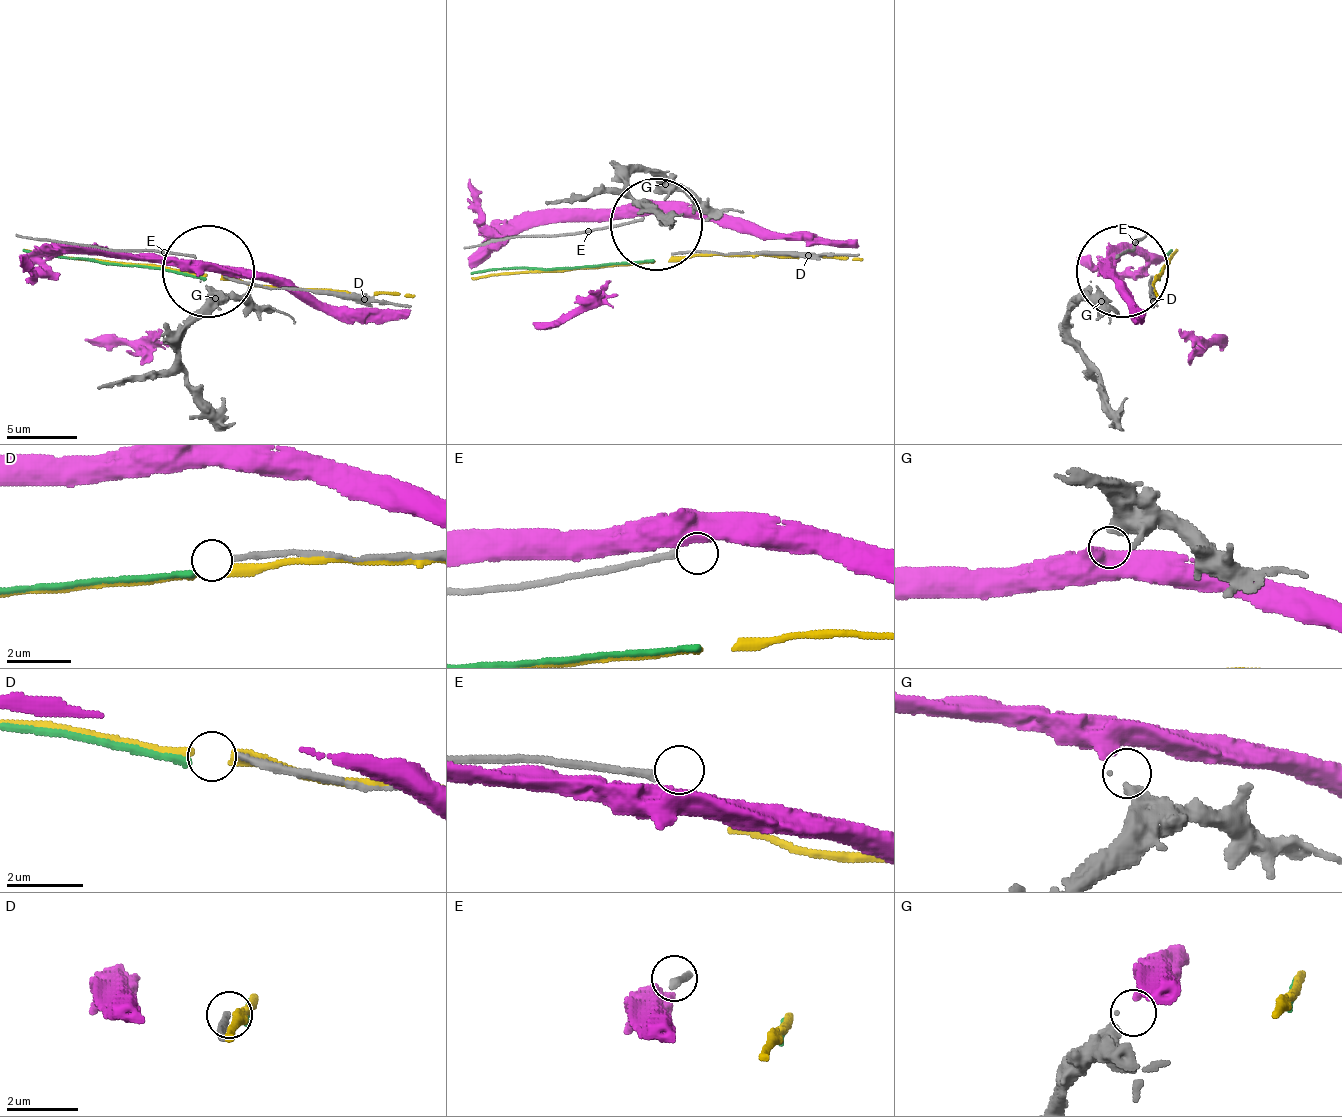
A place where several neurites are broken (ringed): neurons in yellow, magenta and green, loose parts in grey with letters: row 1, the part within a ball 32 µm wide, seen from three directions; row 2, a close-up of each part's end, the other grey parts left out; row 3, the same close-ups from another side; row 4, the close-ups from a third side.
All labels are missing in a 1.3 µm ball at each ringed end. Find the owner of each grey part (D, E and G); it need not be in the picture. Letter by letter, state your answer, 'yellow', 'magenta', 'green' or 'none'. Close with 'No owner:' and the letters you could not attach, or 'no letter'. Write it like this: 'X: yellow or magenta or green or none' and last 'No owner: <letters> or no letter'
D: none
E: none
G: magenta
No owner: D, E

